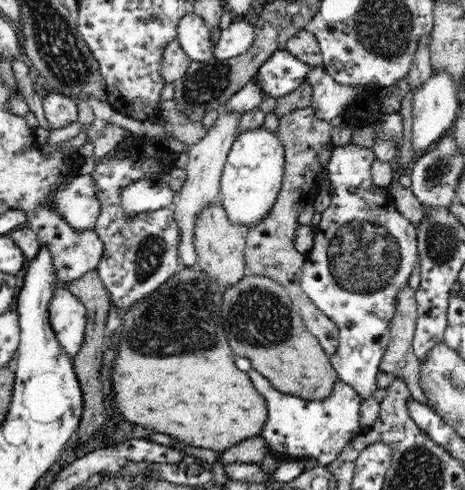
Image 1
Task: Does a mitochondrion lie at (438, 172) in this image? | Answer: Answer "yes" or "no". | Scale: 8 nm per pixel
yes

